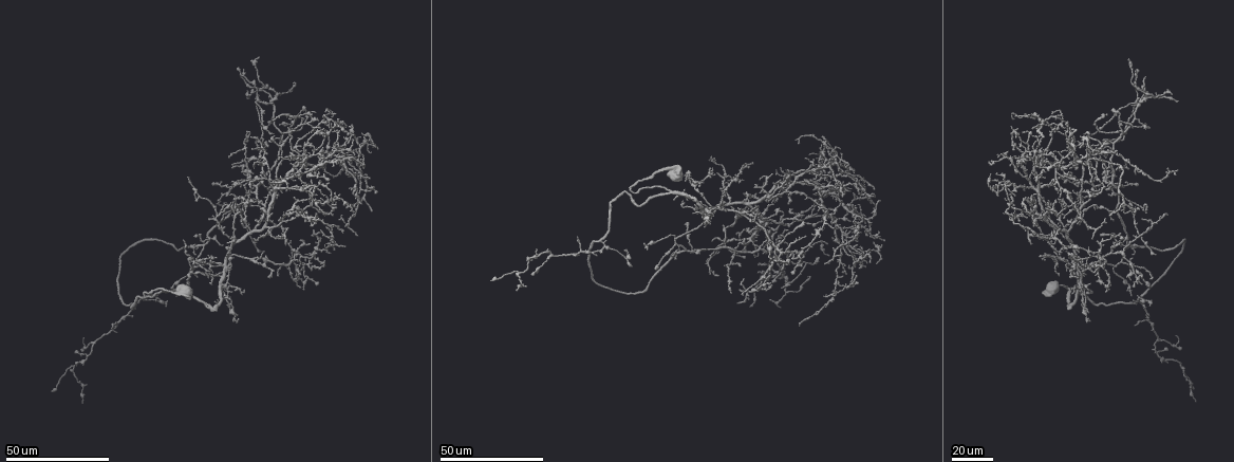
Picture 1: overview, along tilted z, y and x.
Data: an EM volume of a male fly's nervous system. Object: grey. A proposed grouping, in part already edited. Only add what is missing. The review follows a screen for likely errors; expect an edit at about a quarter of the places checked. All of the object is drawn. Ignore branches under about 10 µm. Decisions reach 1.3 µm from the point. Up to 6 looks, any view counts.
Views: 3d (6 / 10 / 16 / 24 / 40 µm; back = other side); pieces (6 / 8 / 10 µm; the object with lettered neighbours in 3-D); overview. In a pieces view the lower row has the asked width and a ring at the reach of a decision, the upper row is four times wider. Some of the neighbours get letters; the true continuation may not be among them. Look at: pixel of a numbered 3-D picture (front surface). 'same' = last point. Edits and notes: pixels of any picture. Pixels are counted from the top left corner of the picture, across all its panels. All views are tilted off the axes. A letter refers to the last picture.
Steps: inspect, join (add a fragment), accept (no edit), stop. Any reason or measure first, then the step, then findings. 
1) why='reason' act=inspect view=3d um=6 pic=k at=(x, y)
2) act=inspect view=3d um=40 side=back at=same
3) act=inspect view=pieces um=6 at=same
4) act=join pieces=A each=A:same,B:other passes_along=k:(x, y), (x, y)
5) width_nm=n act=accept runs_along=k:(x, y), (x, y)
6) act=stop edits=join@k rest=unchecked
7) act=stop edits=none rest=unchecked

why='free end' act=inspect view=3d um=24 pic=1 at=(718, 173)

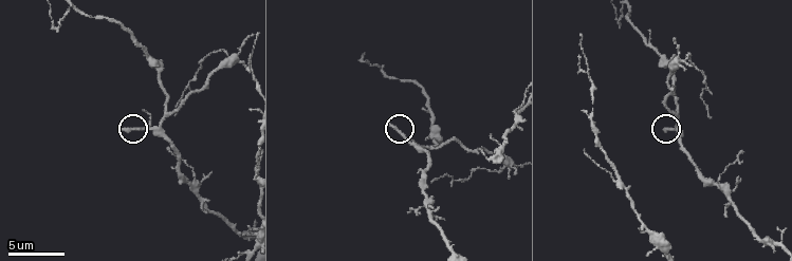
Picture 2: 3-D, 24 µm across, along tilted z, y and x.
act=inspect view=pieces um=8 pic=2 at=(126, 128)

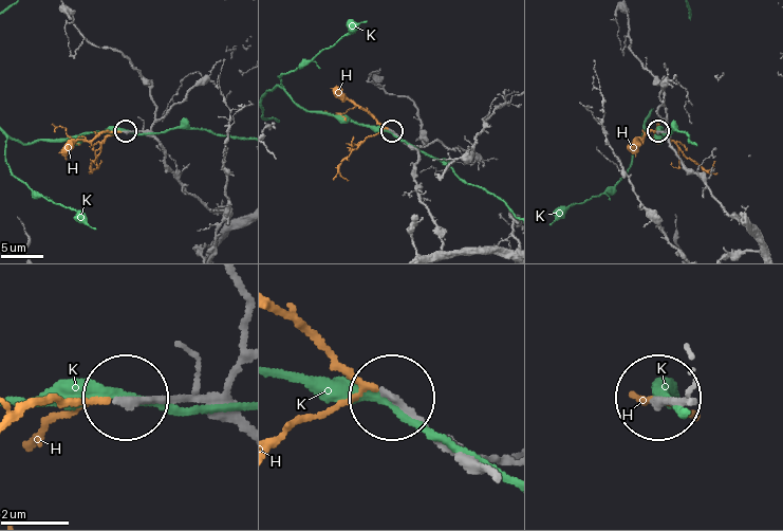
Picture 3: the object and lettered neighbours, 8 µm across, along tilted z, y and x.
act=join pieces=H each=H:same,K:other found='it goes on there'

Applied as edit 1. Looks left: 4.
why='an open end' act=inspect view=3d um=24 pic=1 at=(1145, 77)

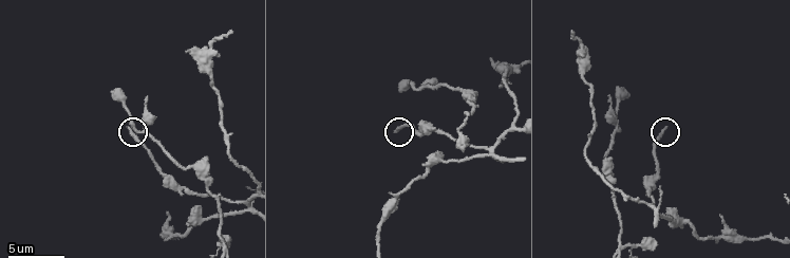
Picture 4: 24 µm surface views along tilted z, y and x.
act=inspect view=pieces um=6 pic=4 at=(397, 133)

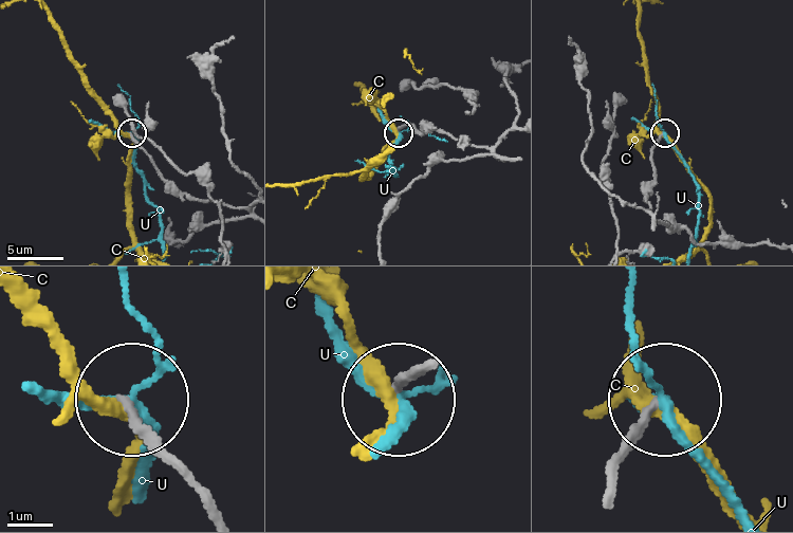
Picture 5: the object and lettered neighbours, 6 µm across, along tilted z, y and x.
act=accept each=C:other,U:other found='none of them fits'

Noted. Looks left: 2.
why='tapers out' act=inspect view=3d um=40 pic=1 at=(228, 194)

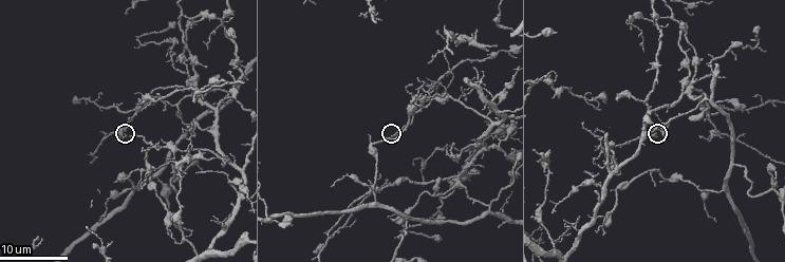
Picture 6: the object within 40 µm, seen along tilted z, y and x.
act=inspect view=pieces um=10 pic=6 at=(131, 135)

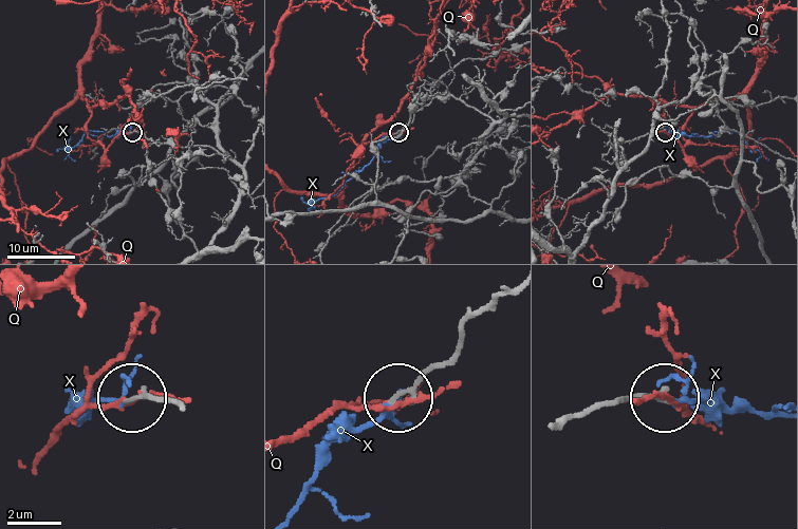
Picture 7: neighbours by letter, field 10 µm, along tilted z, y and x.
act=join pieces=X each=Q:other,X:same found='it goes on there'

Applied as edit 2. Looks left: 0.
act=stop edits=join@3,join@7 rest=unchecked

